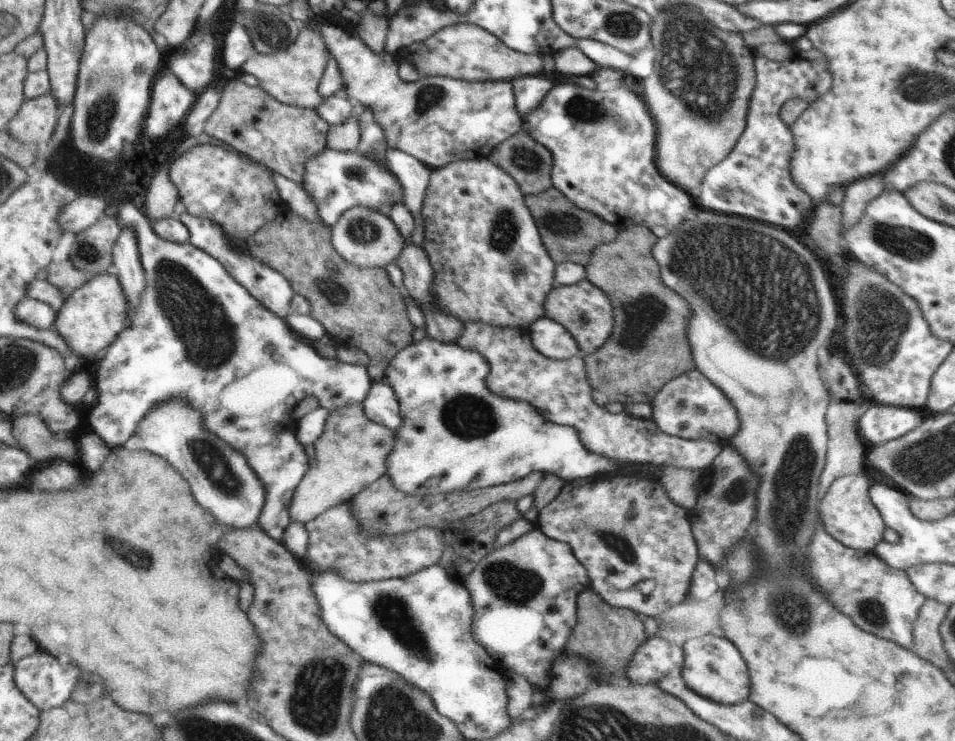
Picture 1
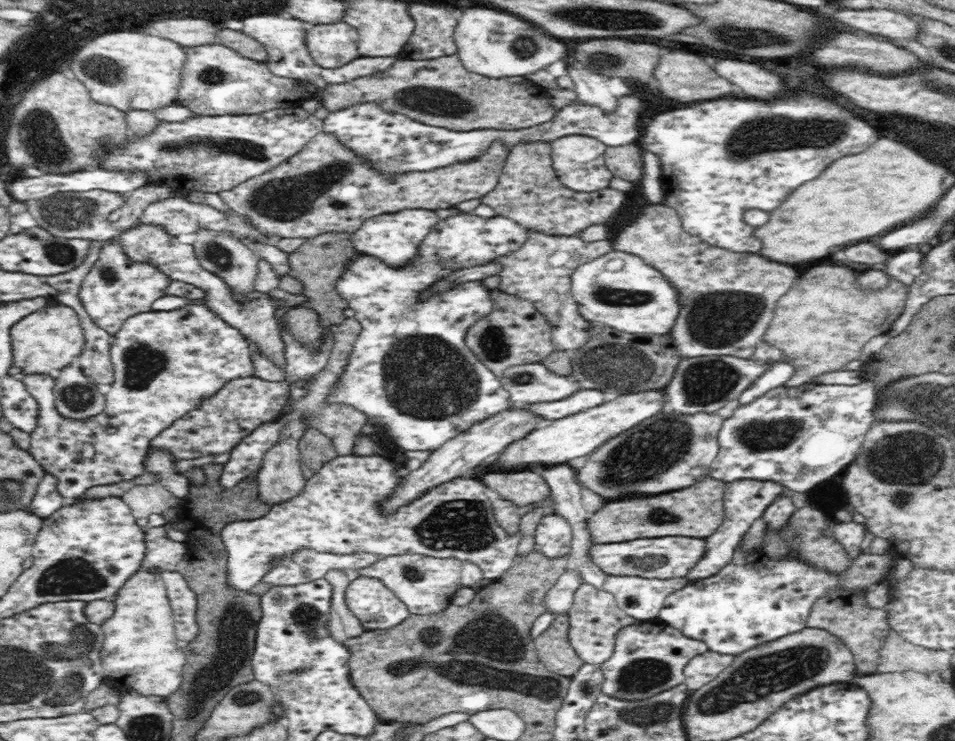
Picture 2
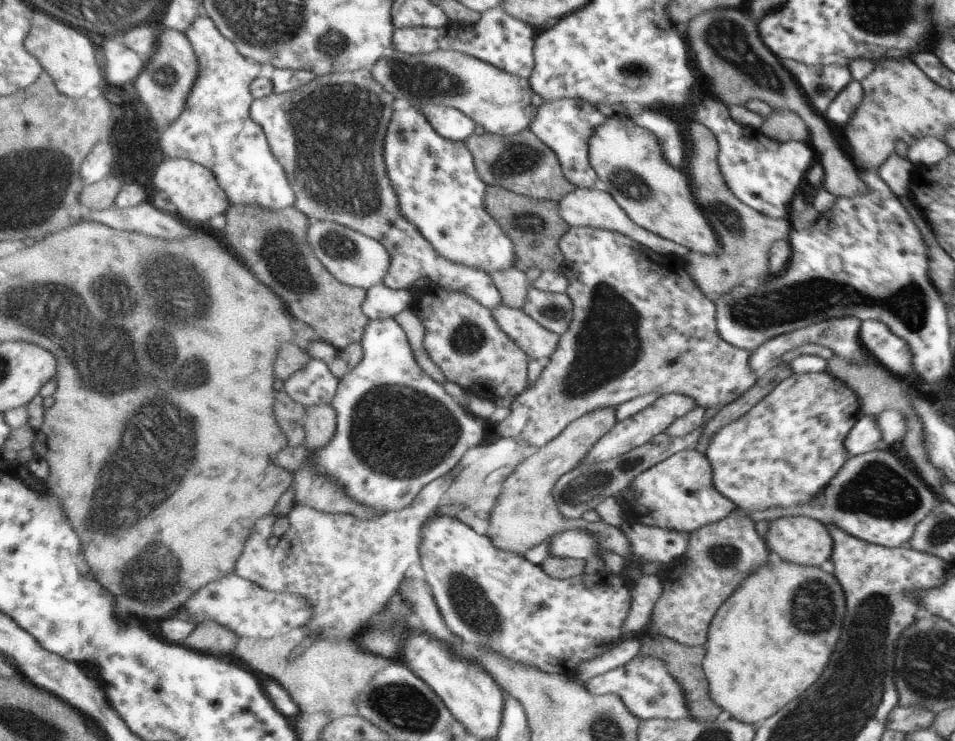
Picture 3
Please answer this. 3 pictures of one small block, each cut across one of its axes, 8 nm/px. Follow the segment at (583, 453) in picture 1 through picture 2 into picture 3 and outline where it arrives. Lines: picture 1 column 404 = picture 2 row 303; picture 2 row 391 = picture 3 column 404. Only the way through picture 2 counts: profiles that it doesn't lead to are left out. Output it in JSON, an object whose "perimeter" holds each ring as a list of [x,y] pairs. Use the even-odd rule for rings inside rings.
{"perimeter":[[[394,318],[370,321],[360,344],[363,360],[346,374],[333,403],[339,415],[339,428],[334,441],[316,453],[305,445],[288,448],[278,456],[278,462],[286,464],[286,468],[295,474],[310,464],[319,475],[330,476],[346,486],[346,493],[352,499],[384,514],[408,507],[424,486],[429,486],[432,480],[436,481],[438,476],[445,476],[448,470],[452,470],[470,446],[483,442],[484,432],[488,429],[484,420],[470,414],[444,390],[442,384],[436,384],[426,374],[416,360],[405,330]]]}

